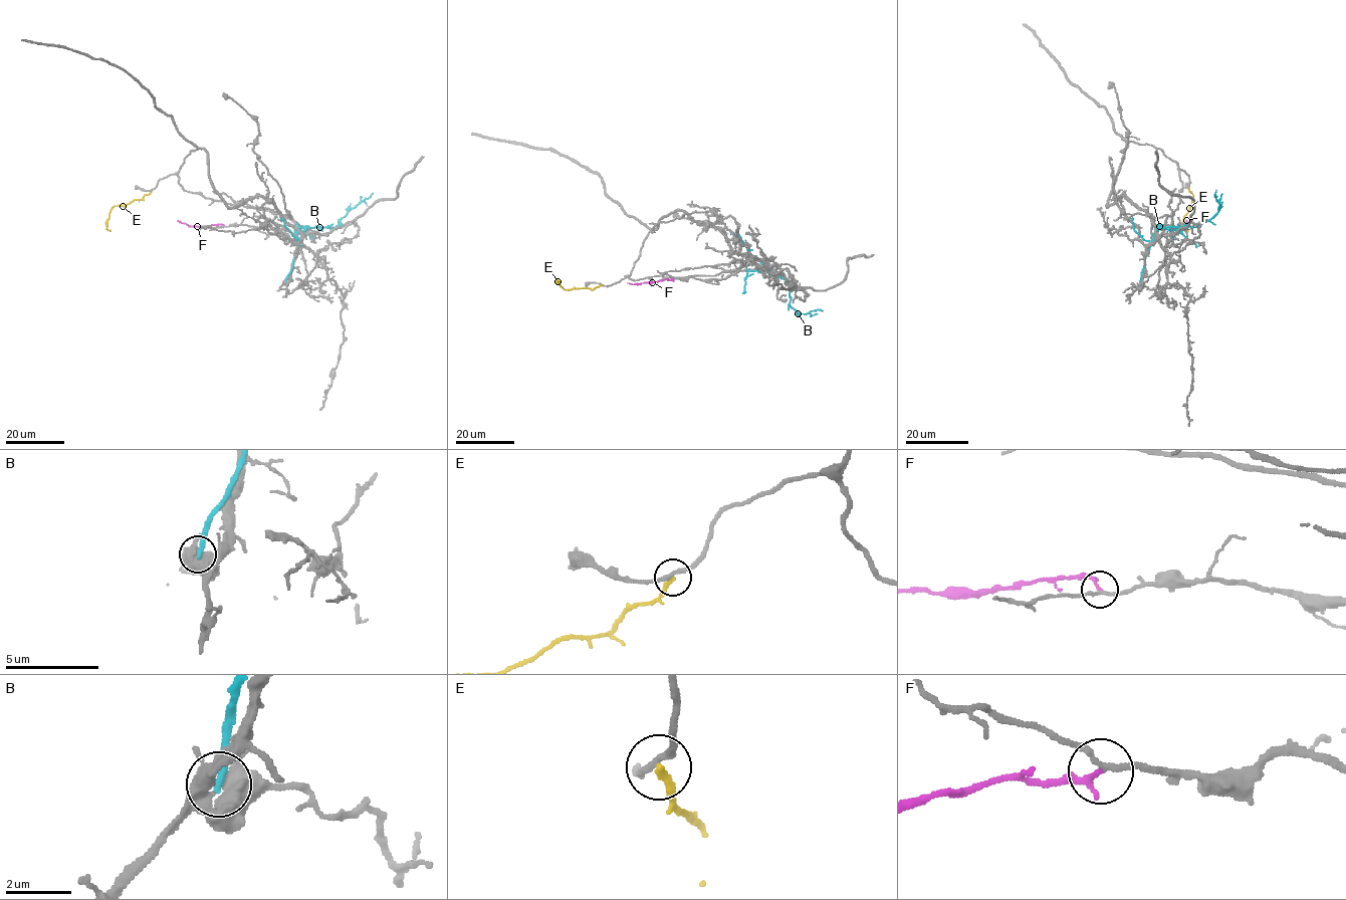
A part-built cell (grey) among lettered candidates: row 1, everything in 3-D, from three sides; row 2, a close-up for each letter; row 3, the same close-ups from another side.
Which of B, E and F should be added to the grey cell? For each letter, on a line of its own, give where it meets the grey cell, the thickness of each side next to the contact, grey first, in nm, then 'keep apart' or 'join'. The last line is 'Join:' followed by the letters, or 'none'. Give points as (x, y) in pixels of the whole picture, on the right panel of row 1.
B: contact (1139, 286); calibres 440 and 260 nm; keep apart
E: contact (1187, 187); calibres 200 and 240 nm; keep apart
F: contact (1181, 226); calibres 150 and 190 nm; join
Join: F

